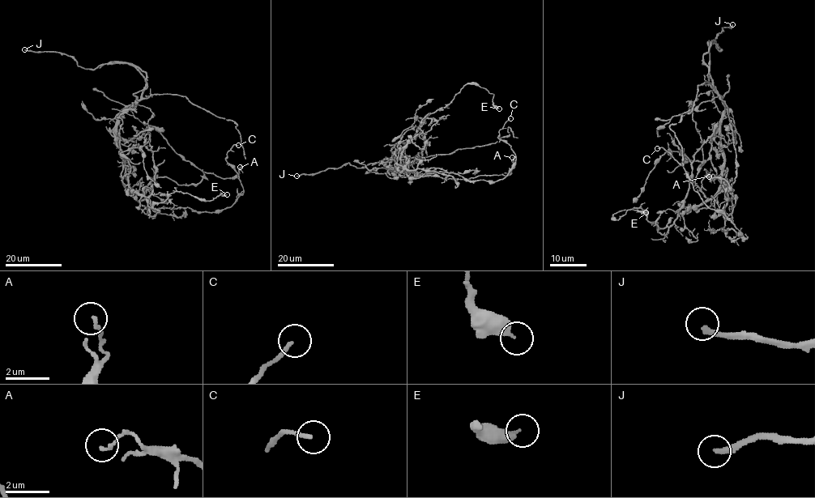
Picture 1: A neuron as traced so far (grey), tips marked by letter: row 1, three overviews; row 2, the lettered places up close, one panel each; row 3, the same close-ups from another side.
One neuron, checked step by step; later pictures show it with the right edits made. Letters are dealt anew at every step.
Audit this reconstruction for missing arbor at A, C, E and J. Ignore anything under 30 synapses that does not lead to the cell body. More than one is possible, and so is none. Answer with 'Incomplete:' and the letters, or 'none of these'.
Incomplete: J

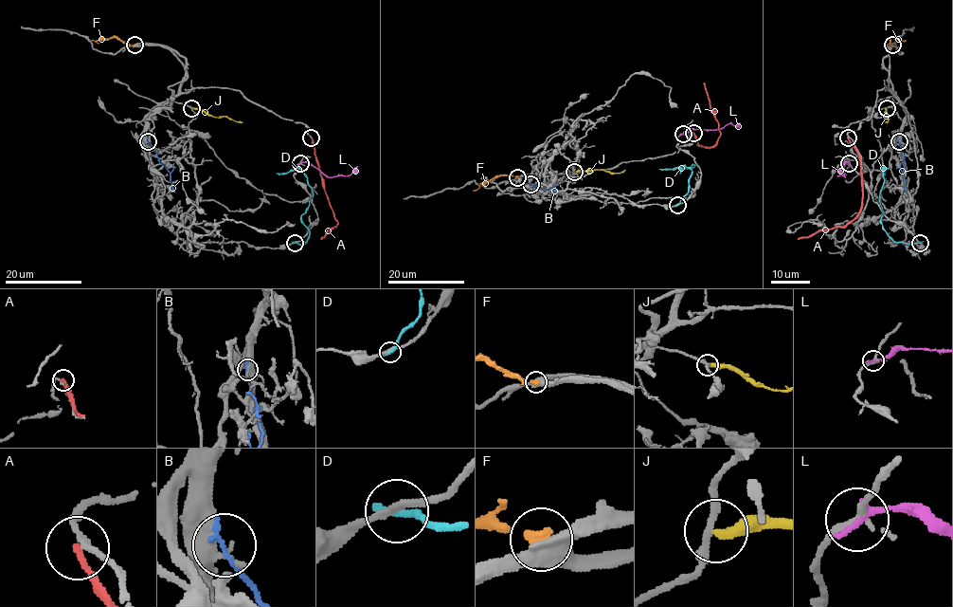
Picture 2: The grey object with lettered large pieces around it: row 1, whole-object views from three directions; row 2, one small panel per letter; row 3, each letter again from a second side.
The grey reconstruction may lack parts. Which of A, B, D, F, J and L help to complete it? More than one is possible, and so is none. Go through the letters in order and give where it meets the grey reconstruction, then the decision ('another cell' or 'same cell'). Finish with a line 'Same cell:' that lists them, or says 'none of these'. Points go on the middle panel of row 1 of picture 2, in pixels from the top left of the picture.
A: meets grey at (693, 133); another cell
B: meets grey at (530, 184); another cell
D: meets grey at (677, 205); another cell
F: meets grey at (517, 177); another cell
J: meets grey at (574, 172); another cell
L: meets grey at (683, 134); another cell
Same cell: none of these

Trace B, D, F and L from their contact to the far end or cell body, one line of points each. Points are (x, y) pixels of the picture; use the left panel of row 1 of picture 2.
B: (147, 141), (170, 173), (171, 188), (175, 192)
D: (295, 242), (304, 244), (309, 234), (300, 216), (313, 191), (308, 176), (296, 168), (276, 173)
F: (134, 45), (116, 38), (91, 41)
L: (299, 163), (311, 163), (328, 176), (349, 175), (357, 166)

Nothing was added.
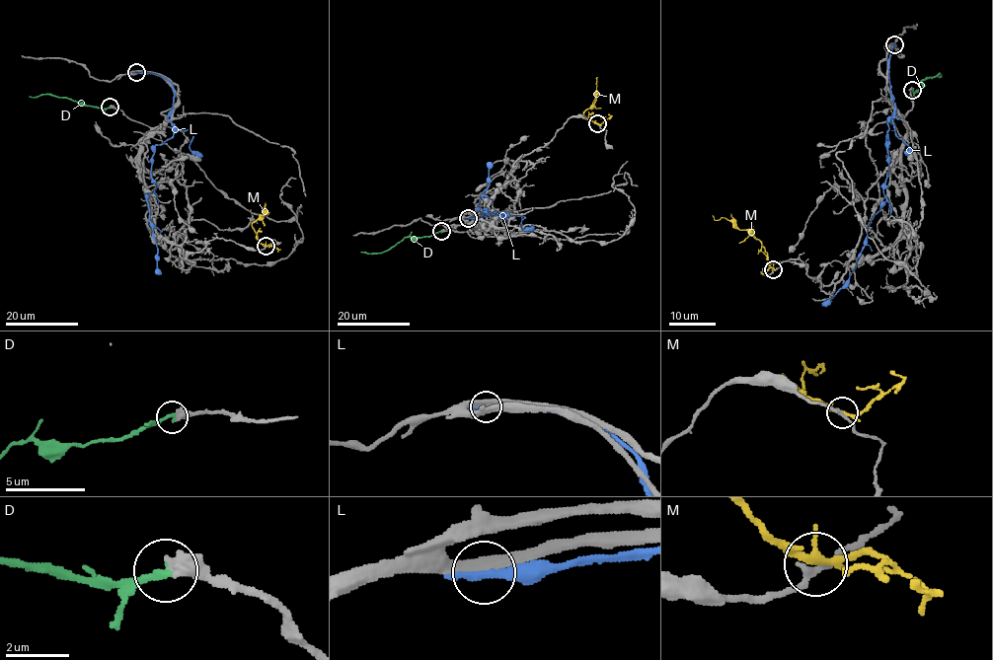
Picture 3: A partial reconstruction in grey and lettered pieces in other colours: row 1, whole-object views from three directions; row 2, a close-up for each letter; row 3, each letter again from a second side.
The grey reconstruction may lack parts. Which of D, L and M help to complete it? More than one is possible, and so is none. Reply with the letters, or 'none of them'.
D

